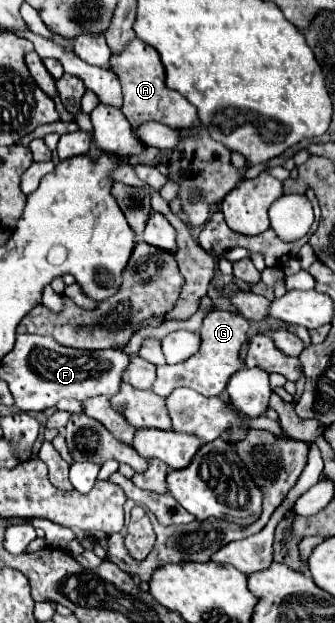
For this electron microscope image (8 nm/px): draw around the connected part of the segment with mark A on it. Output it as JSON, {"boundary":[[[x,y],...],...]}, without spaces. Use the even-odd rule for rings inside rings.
{"boundary":[[[134,39],[120,55],[112,55],[110,69],[118,75],[124,93],[124,107],[122,113],[132,123],[132,127],[140,125],[142,121],[158,121],[174,129],[190,127],[198,121],[198,113],[188,99],[184,99],[178,91],[166,89],[166,71],[164,65],[150,45]]]}

